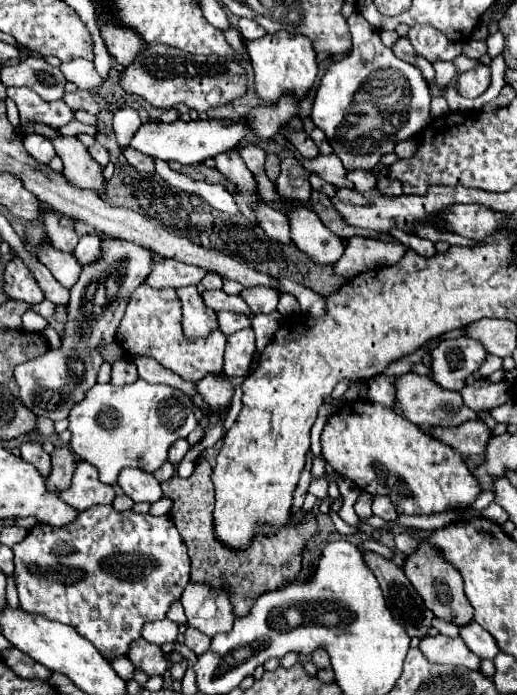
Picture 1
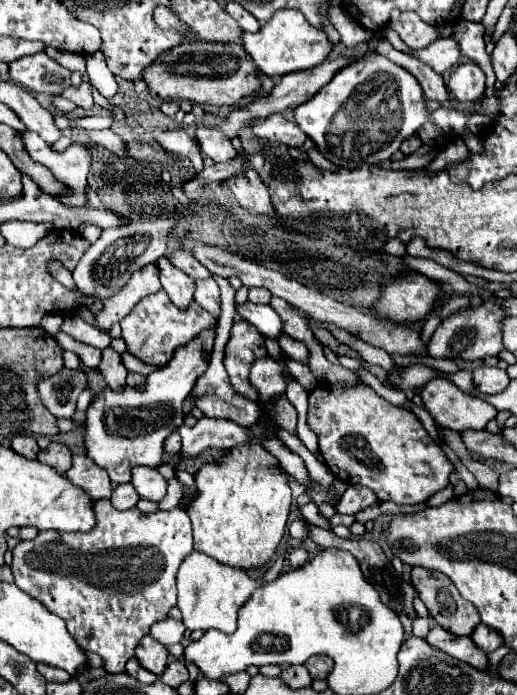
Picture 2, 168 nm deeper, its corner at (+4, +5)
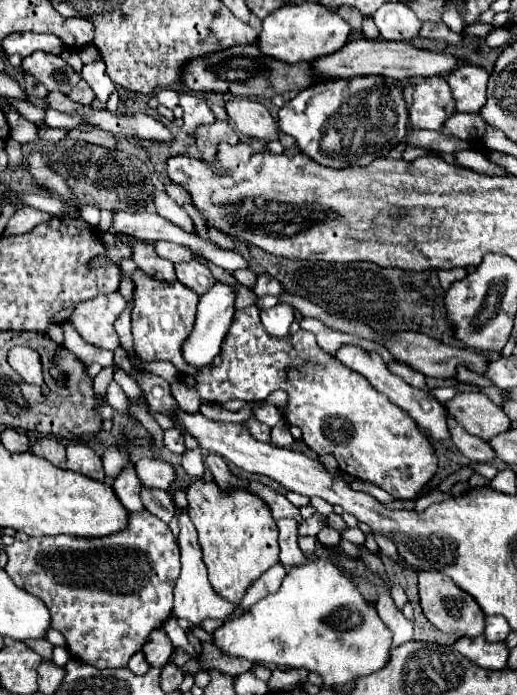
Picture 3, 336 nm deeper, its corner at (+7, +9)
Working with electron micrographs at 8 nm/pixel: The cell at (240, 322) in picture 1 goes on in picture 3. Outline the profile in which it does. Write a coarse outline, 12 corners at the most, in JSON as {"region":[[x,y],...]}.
{"region":[[200,260],[174,264],[176,278],[204,294],[216,280]]}

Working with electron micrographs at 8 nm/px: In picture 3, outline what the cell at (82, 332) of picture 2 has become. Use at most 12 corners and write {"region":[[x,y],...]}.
{"region":[[118,366],[114,381],[121,386],[129,400],[142,392],[136,382]]}

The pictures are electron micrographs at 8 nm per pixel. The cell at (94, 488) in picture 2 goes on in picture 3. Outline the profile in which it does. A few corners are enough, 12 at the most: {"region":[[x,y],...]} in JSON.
{"region":[[84,444],[66,446],[66,468],[100,482],[100,456]]}

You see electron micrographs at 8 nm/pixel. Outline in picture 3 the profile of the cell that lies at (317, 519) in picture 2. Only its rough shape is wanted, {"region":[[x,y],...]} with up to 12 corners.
{"region":[[325,526],[317,535],[323,545],[338,546],[341,535]]}

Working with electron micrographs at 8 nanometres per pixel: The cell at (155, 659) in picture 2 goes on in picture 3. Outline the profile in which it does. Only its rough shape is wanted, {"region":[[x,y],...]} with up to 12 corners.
{"region":[[162,628],[142,648],[150,666],[164,666],[174,646]]}

